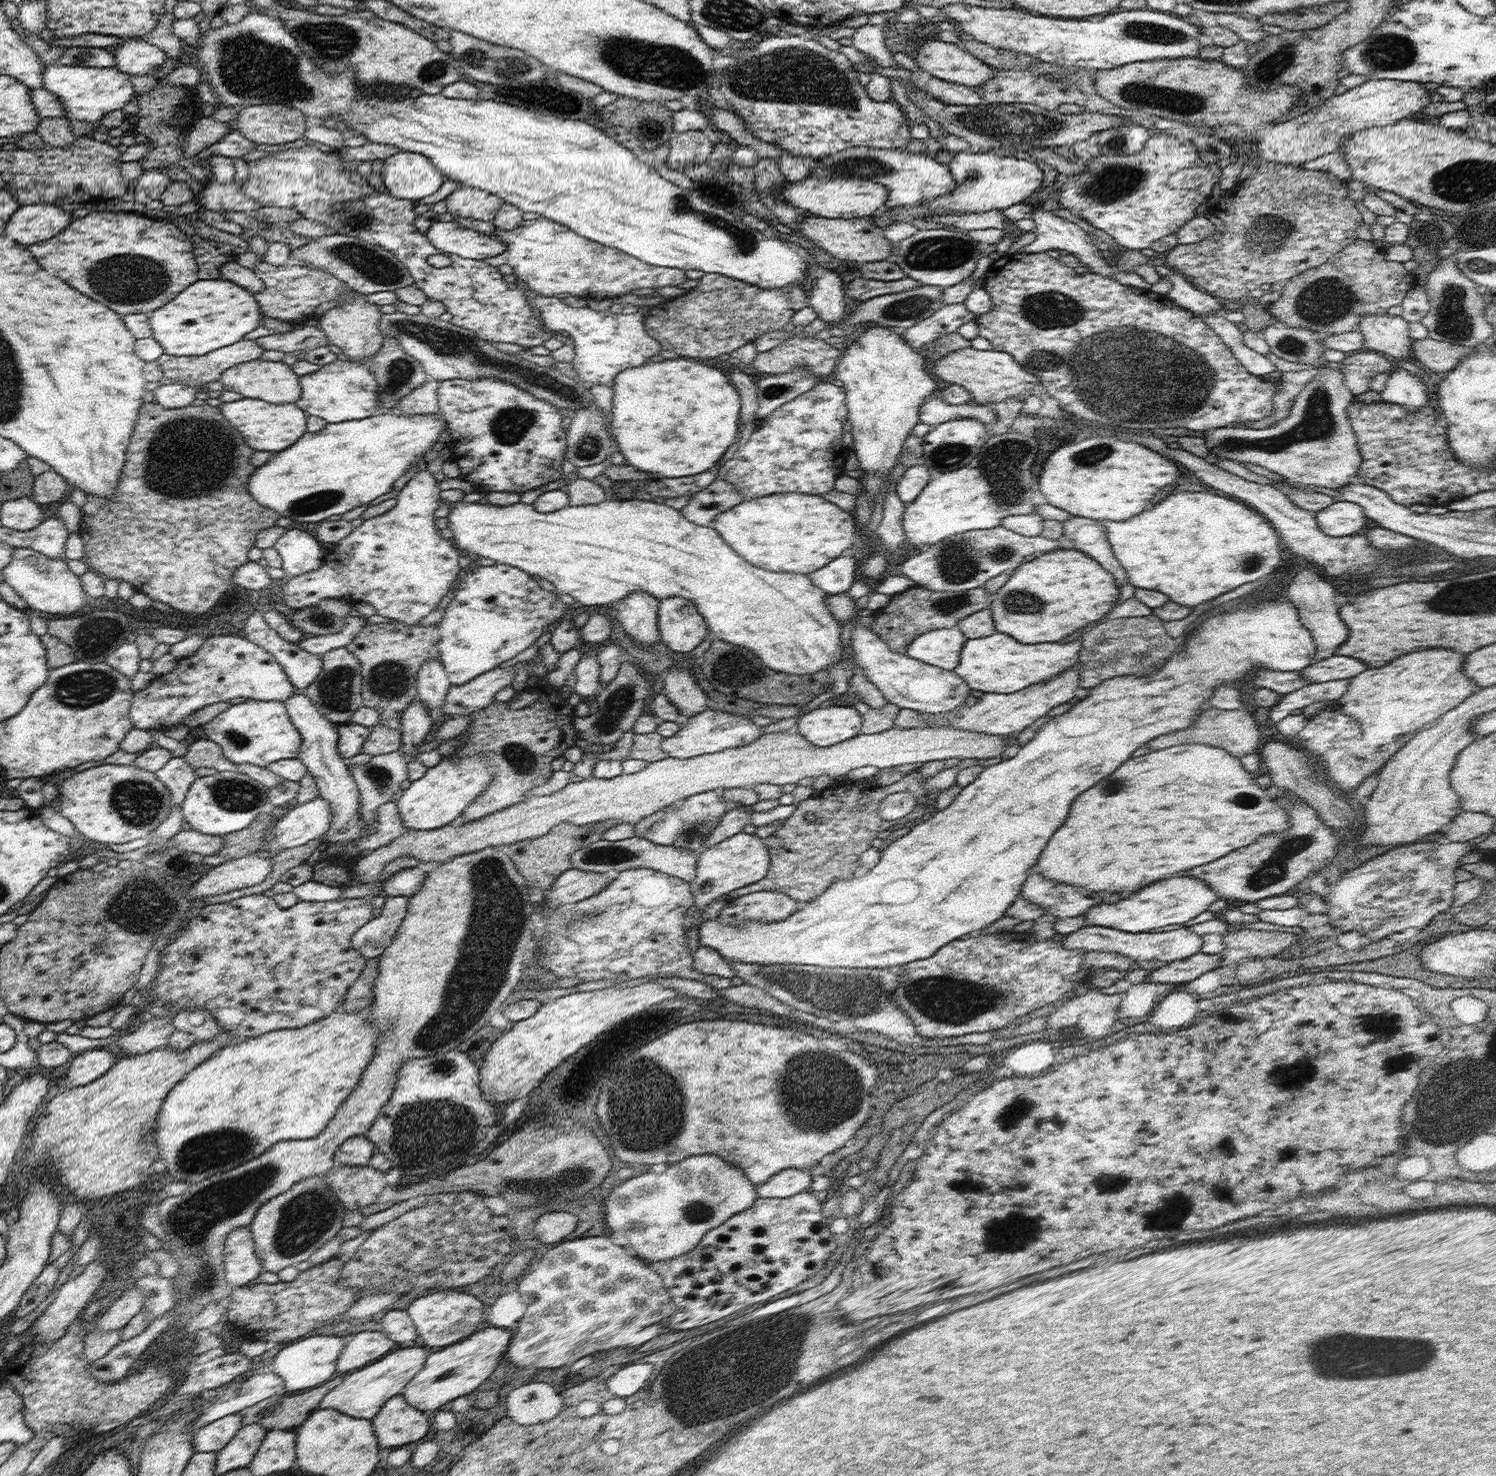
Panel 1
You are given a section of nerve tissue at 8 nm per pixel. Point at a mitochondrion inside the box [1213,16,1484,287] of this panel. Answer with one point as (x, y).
(1264, 236)

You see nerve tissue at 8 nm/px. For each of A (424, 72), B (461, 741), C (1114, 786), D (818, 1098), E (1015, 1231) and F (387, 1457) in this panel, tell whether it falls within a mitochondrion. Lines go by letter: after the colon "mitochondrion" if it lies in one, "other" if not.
A: mitochondrion
B: other
C: mitochondrion
D: mitochondrion
E: mitochondrion
F: other

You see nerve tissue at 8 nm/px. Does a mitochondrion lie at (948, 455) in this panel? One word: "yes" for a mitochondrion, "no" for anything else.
yes

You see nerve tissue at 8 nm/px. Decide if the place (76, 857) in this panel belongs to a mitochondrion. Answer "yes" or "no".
no

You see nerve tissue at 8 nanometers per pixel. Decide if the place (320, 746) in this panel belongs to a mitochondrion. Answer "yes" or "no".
no

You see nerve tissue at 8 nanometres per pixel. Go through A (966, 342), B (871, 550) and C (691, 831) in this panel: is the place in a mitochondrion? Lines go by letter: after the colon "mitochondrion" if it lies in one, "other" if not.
A: other
B: other
C: mitochondrion

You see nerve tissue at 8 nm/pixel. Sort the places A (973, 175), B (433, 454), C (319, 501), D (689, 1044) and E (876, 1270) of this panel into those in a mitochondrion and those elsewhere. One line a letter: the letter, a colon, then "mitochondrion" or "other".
A: mitochondrion
B: other
C: mitochondrion
D: other
E: other

